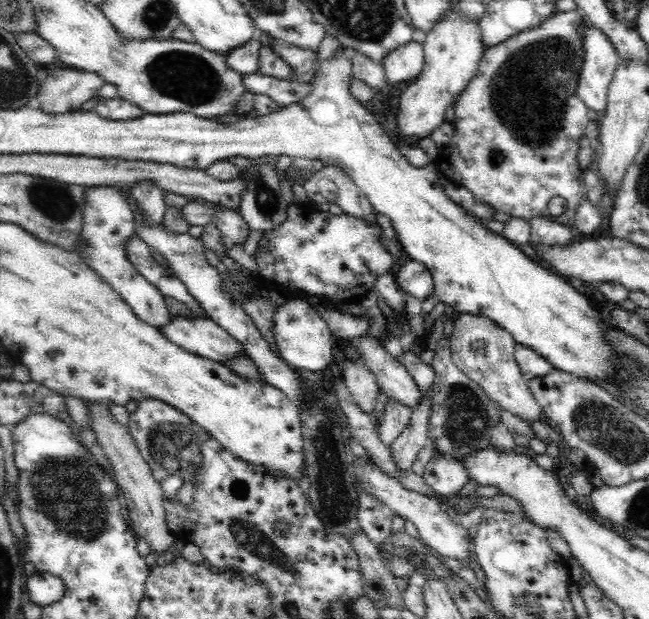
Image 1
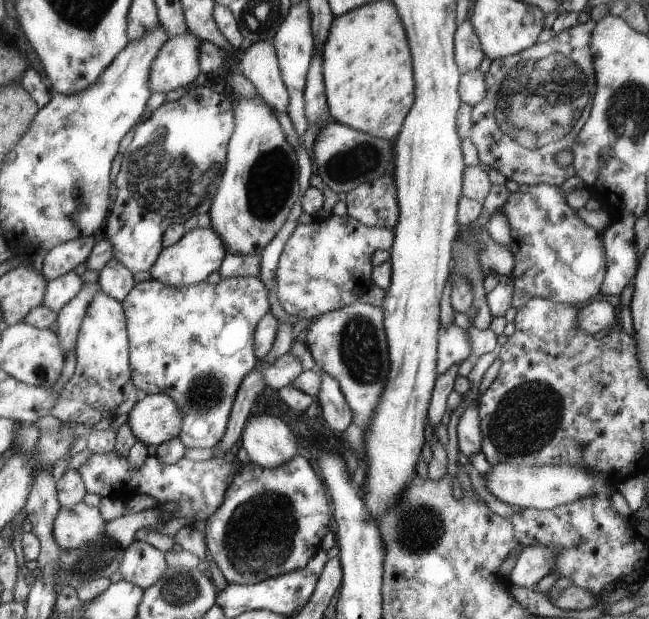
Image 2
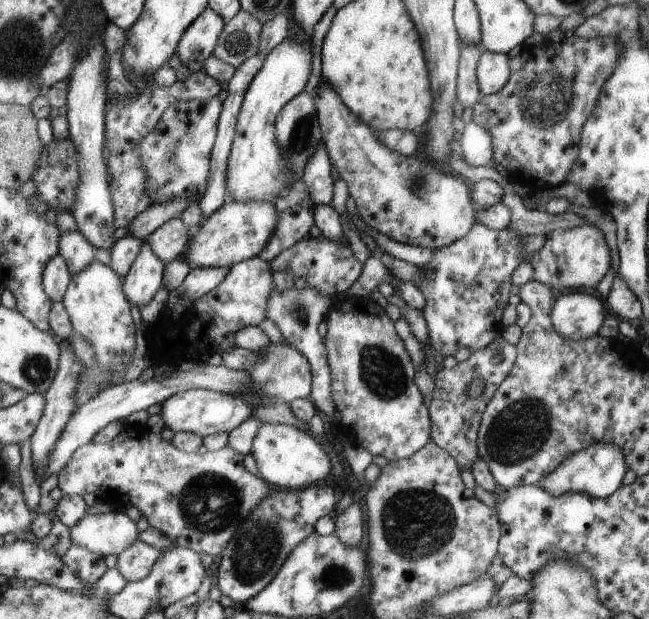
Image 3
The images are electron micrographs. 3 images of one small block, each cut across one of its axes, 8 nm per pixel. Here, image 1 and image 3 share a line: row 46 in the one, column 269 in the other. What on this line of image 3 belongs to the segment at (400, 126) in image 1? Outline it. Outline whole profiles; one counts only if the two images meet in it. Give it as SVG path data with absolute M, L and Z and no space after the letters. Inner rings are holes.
M264 423L253 438L250 453L257 461L258 474L274 488L301 489L316 483L324 484L332 479L332 457L329 456L328 450L315 441L312 435L288 425Z

